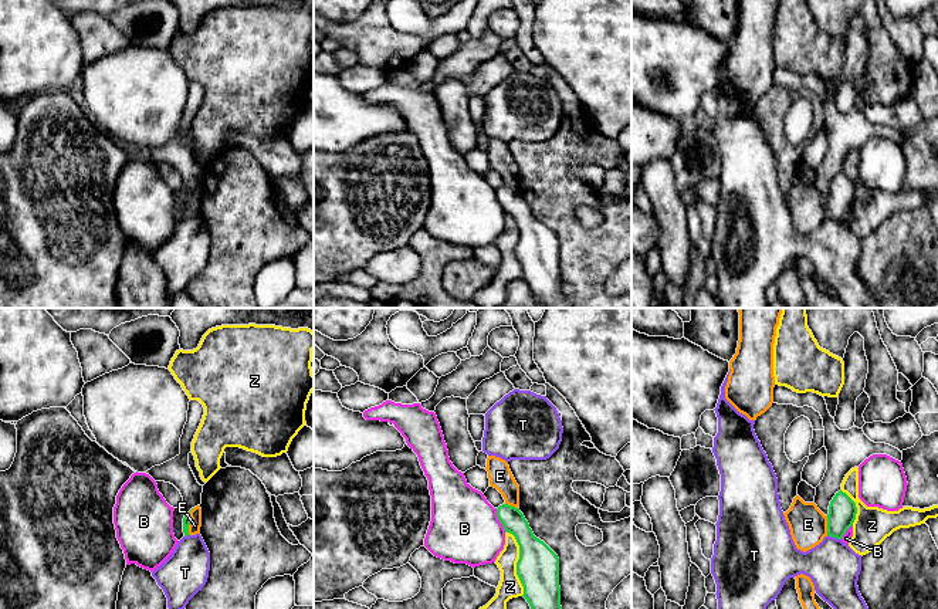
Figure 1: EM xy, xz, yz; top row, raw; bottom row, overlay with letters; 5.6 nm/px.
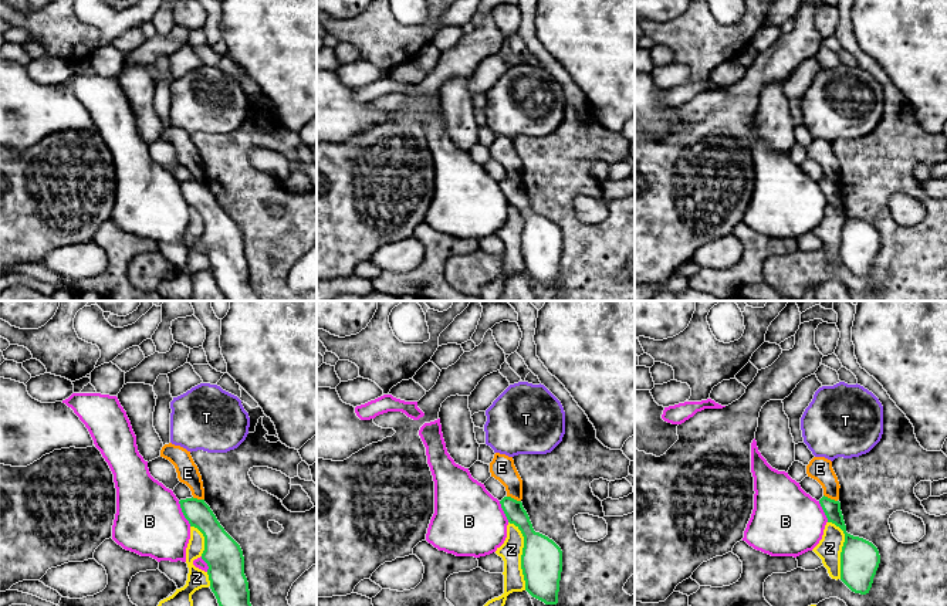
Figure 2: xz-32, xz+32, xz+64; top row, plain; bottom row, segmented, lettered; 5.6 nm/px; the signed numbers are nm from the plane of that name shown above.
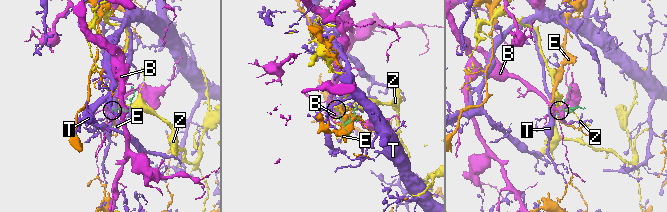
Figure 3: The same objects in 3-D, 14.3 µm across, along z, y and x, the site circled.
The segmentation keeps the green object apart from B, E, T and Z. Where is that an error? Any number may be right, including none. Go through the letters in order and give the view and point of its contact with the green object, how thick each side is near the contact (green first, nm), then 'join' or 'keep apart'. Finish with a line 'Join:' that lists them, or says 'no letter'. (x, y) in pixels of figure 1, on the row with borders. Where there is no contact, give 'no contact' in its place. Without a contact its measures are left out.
B: contact xz (498, 518); calibres 140 and 400 nm; keep apart
E: contact xy (190, 521); calibres 50 and 70 nm; keep apart
T: contact yz (835, 537); calibres 160 and 300 nm; keep apart
Z: contact xz (517, 562); calibres 240 and 130 nm; keep apart
Join: no letter

